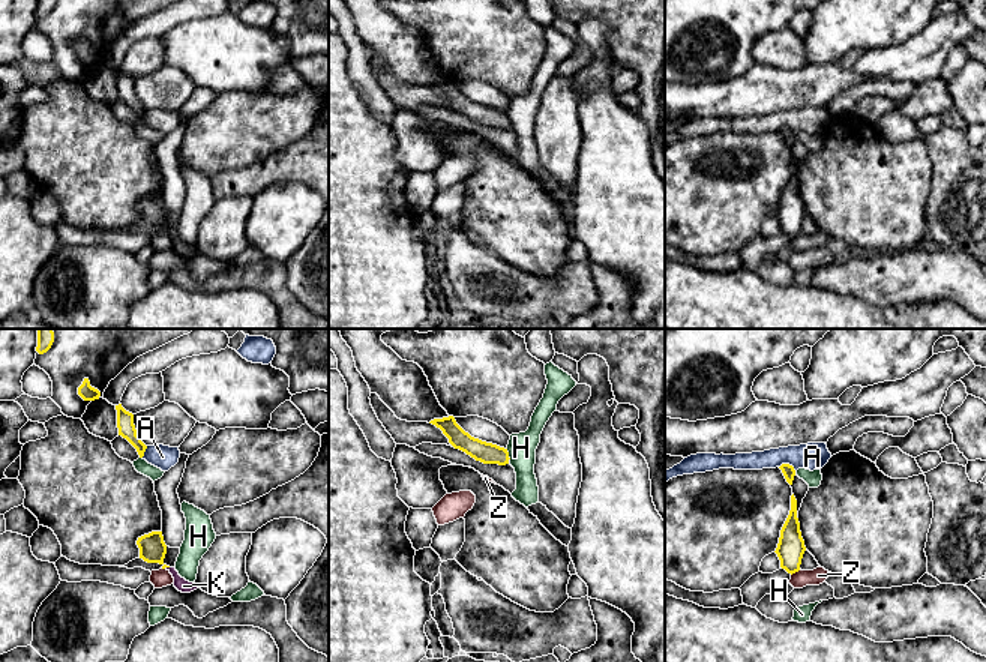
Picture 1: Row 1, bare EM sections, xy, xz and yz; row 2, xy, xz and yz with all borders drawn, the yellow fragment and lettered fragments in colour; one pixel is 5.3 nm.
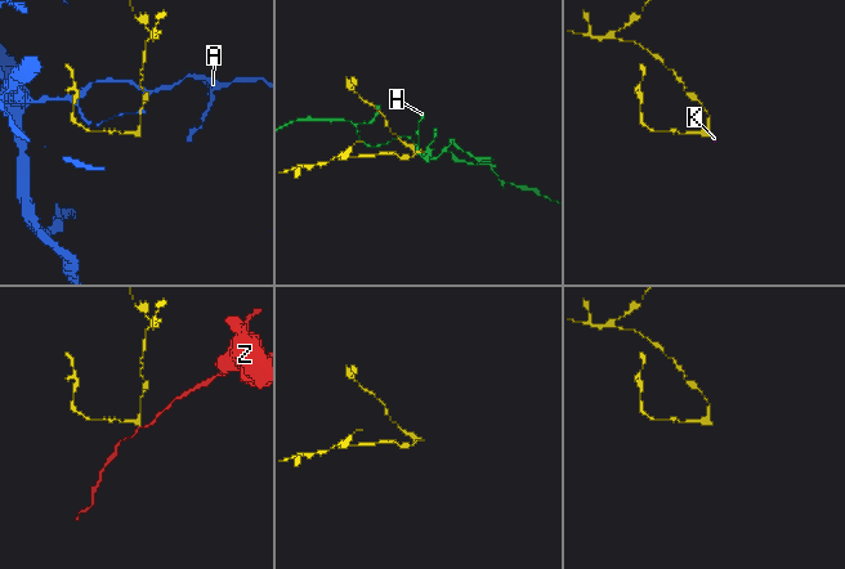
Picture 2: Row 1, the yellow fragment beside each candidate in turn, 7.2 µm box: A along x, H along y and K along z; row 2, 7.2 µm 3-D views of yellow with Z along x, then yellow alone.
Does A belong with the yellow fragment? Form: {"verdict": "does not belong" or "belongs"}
{"verdict": "does not belong"}

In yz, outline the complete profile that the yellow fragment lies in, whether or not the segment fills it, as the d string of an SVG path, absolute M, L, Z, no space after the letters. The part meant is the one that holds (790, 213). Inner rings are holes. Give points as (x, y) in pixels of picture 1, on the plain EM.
M792 158L791 174L780 194L779 207L774 216L780 224L780 231L792 239L800 234L804 215L806 215L806 210L801 201L800 186L797 182L797 164Z

